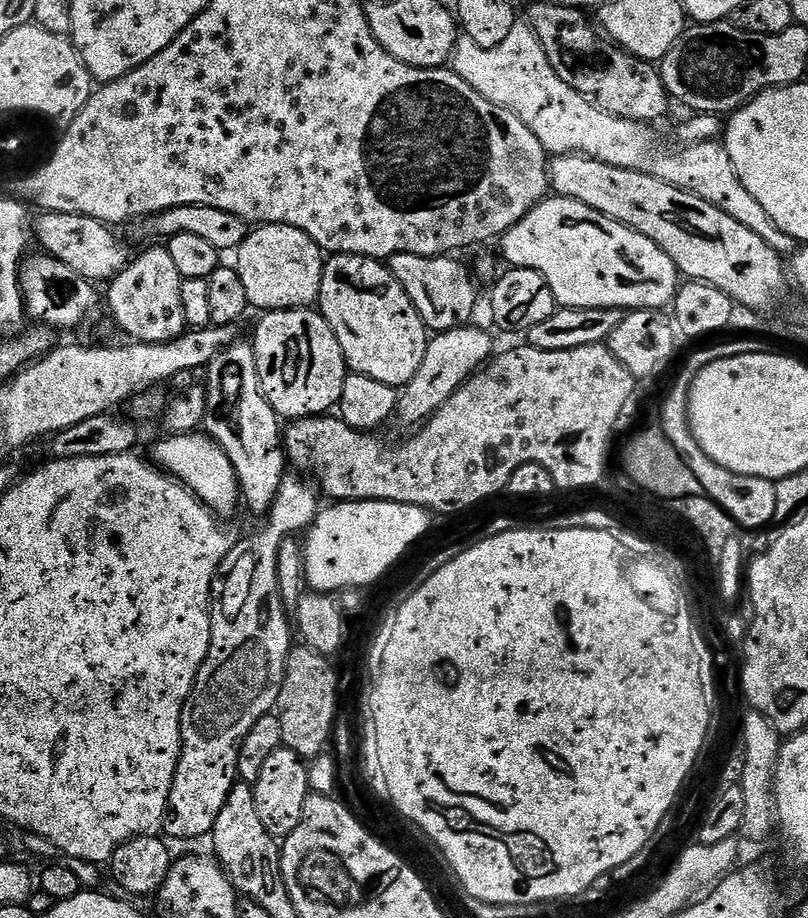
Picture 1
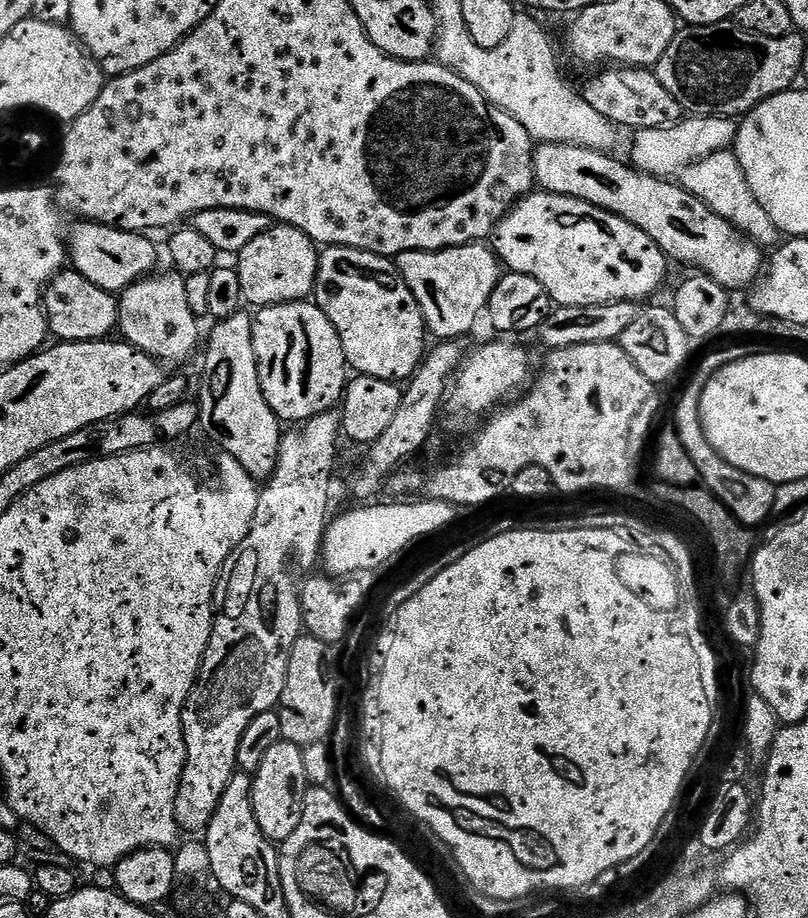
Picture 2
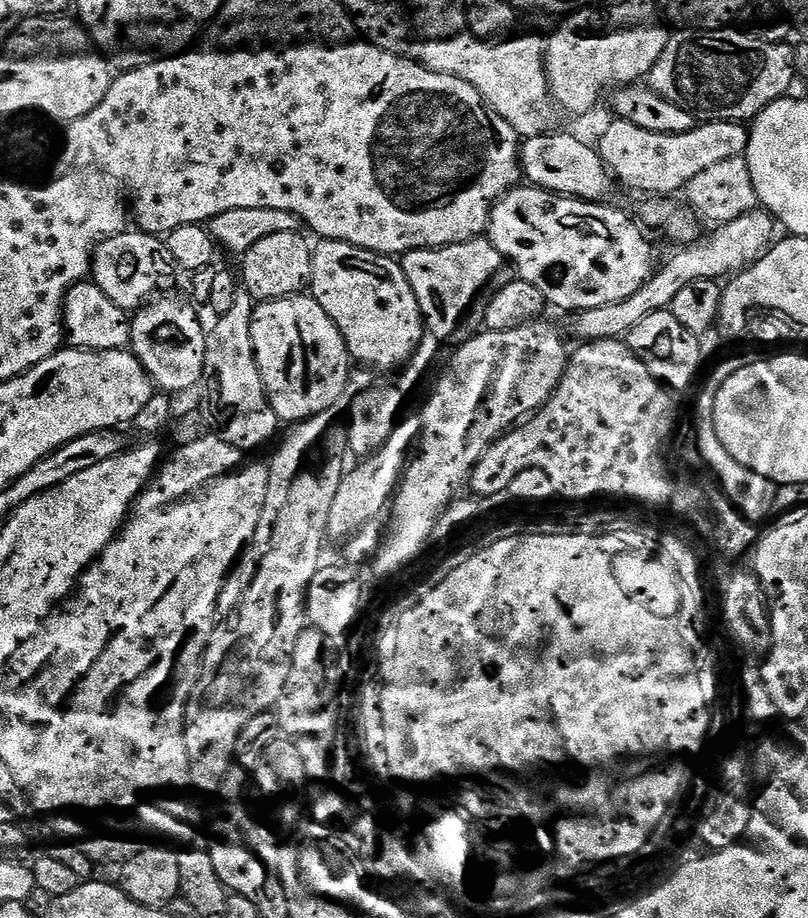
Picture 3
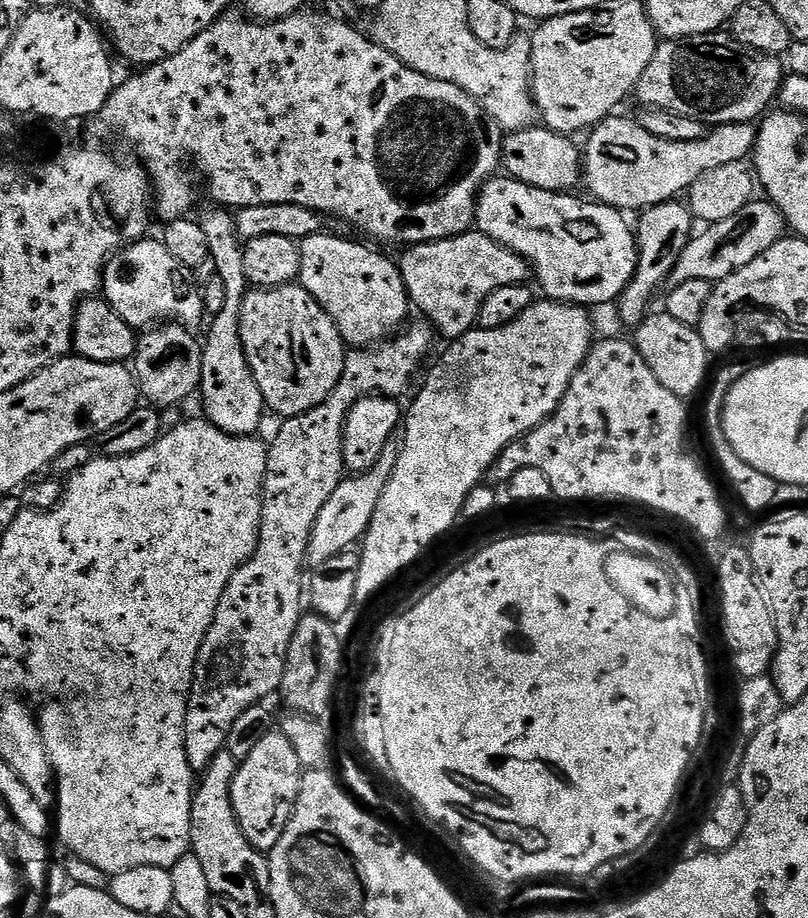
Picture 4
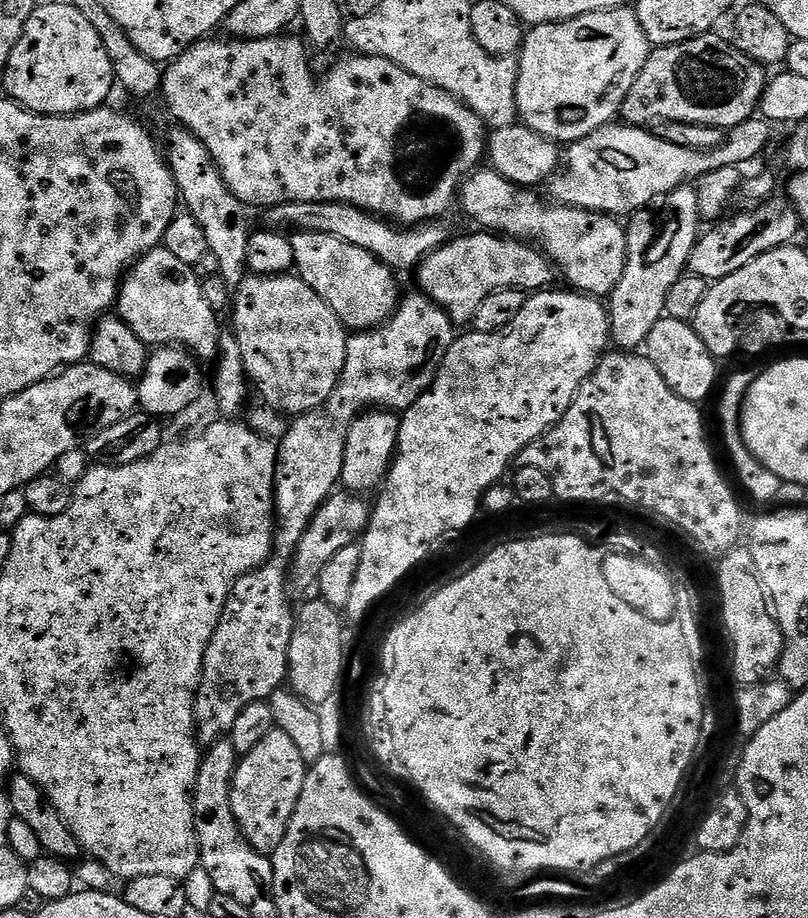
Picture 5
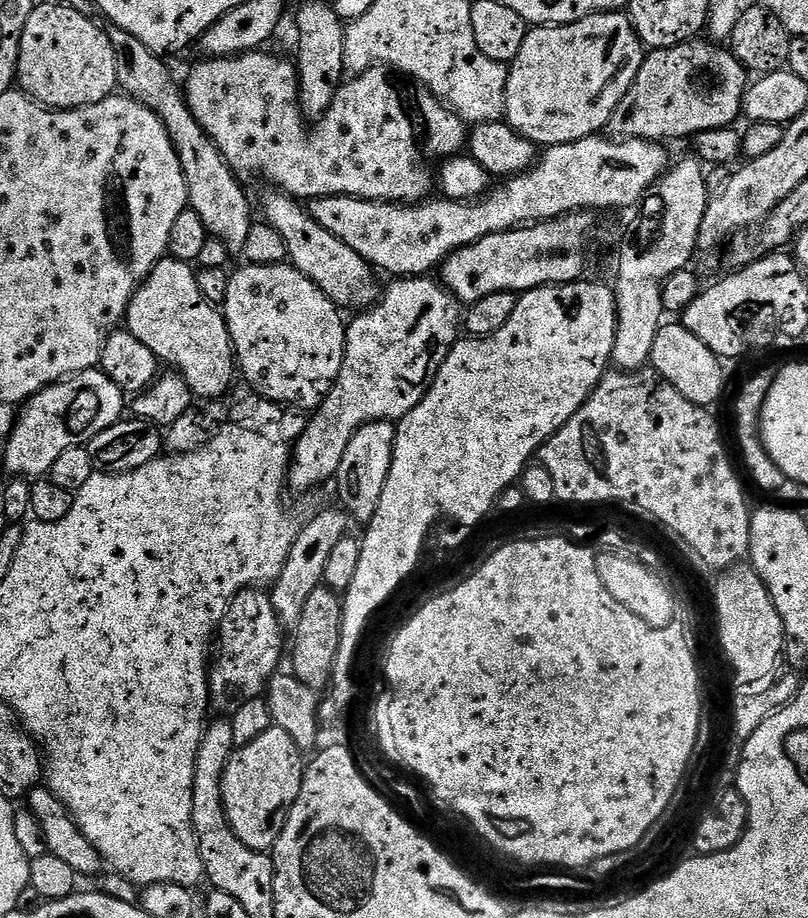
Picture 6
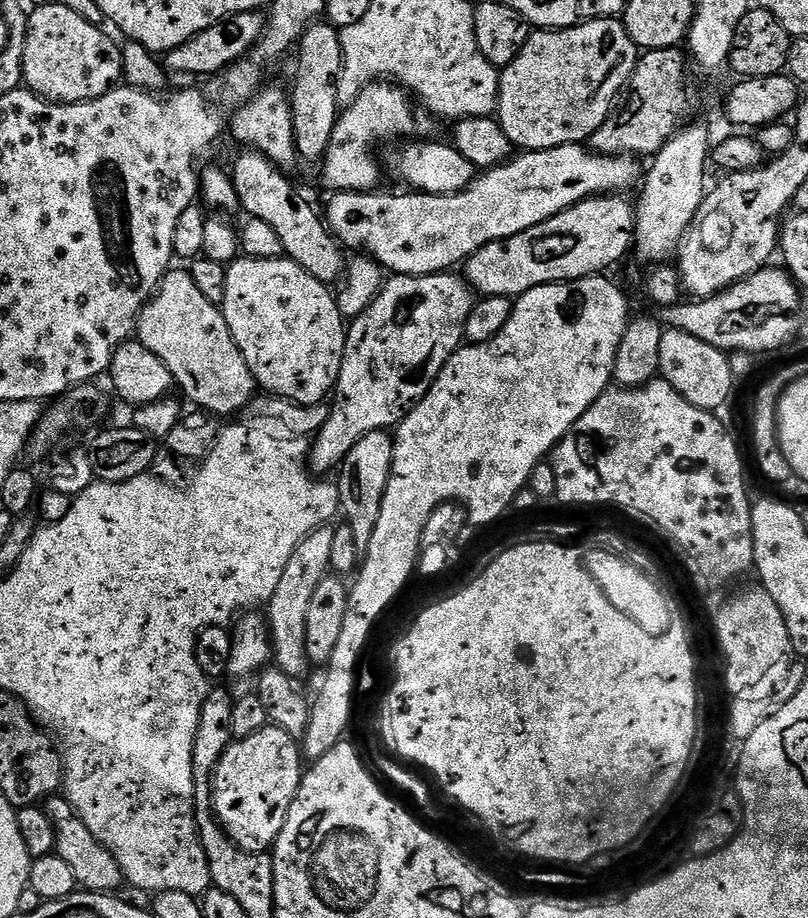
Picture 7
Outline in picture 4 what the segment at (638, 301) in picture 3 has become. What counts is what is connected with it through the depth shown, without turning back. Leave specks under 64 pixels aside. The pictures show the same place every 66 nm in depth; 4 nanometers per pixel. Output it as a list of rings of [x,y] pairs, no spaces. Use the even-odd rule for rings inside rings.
[[[753,198],[745,208],[738,210],[738,214],[734,214],[730,218],[722,218],[722,222],[714,222],[707,225],[703,230],[705,232],[697,231],[692,239],[688,241],[686,250],[682,250],[674,270],[668,276],[668,284],[672,288],[682,286],[682,282],[694,282],[695,280],[710,280],[713,282],[725,280],[727,276],[734,274],[734,270],[742,270],[742,266],[754,262],[754,258],[758,258],[758,254],[770,250],[770,246],[774,246],[774,242],[782,239],[786,232],[786,221],[783,214],[778,210],[778,206],[771,200]]]

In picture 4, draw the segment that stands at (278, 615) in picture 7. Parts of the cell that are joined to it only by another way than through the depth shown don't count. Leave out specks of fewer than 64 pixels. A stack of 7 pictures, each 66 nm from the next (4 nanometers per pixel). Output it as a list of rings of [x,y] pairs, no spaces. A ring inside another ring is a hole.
[[[396,438],[386,442],[382,458],[378,458],[370,471],[349,475],[341,480],[338,490],[330,494],[330,502],[322,506],[322,511],[318,513],[318,522],[314,522],[314,530],[310,534],[307,563],[313,569],[320,568],[322,562],[330,562],[330,558],[338,554],[355,549],[363,541],[374,518],[374,510],[378,510],[378,498],[382,498],[382,490],[386,490],[386,482],[398,462],[400,446],[401,441]]]

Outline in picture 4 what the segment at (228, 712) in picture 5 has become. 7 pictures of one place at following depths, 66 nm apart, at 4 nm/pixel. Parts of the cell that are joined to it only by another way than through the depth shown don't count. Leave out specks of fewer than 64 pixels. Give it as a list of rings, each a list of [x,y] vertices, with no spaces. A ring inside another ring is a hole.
[[[419,322],[420,324],[409,323],[399,334],[387,339],[379,346],[373,346],[363,350],[352,350],[345,355],[344,369],[342,370],[342,378],[338,382],[338,386],[334,386],[334,390],[330,390],[330,394],[318,406],[314,406],[314,410],[303,412],[301,416],[289,416],[283,421],[284,424],[276,432],[276,437],[270,440],[268,444],[268,457],[266,458],[266,478],[264,479],[264,501],[262,502],[262,518],[260,519],[260,537],[256,543],[256,549],[252,557],[239,568],[230,578],[230,582],[226,586],[226,590],[220,599],[220,605],[216,611],[214,622],[210,626],[210,630],[206,634],[206,638],[202,642],[202,650],[200,656],[196,659],[196,677],[192,679],[192,695],[188,697],[188,709],[186,710],[186,726],[184,727],[184,737],[186,738],[186,756],[190,762],[193,773],[203,774],[219,752],[225,751],[228,743],[228,735],[230,734],[230,726],[234,726],[234,722],[238,722],[239,716],[248,708],[254,707],[255,704],[267,701],[267,696],[279,693],[280,683],[282,682],[282,674],[286,666],[286,654],[290,650],[290,642],[294,638],[294,630],[300,624],[302,609],[300,609],[300,599],[303,601],[306,596],[306,572],[304,576],[304,568],[306,569],[306,561],[308,559],[308,543],[310,542],[310,534],[314,530],[314,522],[318,522],[318,513],[322,511],[322,506],[326,506],[326,502],[330,502],[330,494],[334,494],[334,490],[338,490],[341,480],[345,479],[346,469],[344,466],[344,427],[346,426],[346,418],[350,414],[350,410],[364,396],[390,396],[393,398],[403,397],[403,392],[412,384],[412,379],[416,376],[416,371],[420,368],[420,363],[424,360],[424,355],[432,348],[432,336],[434,337],[434,329],[427,322]]]

